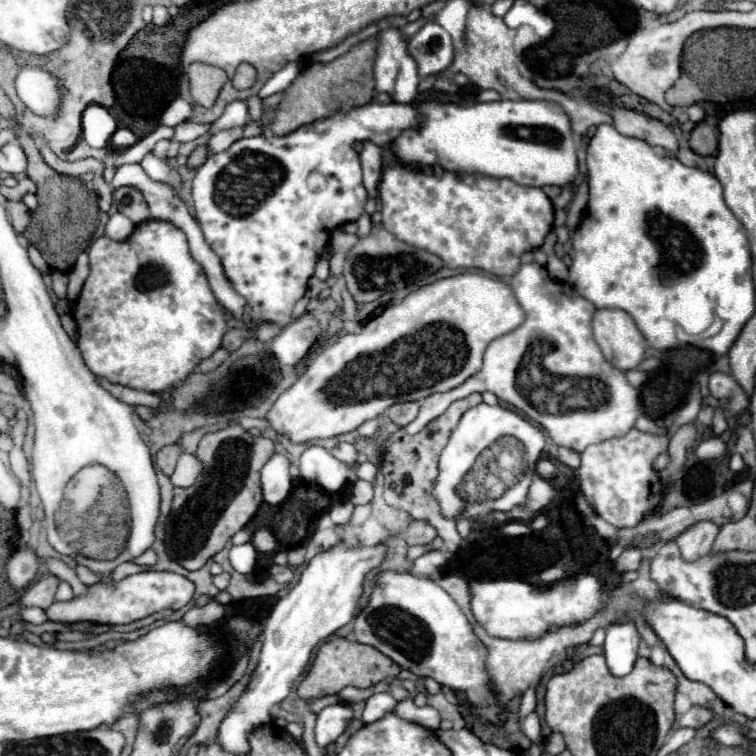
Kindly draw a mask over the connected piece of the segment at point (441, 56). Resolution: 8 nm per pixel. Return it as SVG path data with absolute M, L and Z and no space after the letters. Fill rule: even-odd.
M435 21L425 23L407 45L407 51L417 63L419 77L439 75L453 63L453 43L451 35Z

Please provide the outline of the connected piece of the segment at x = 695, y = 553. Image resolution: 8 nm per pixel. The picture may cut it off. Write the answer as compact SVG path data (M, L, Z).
M699 521L695 525L691 525L689 529L685 529L675 541L681 549L683 559L687 561L695 561L703 555L707 555L711 551L711 545L715 541L715 537L719 535L719 525L713 521Z

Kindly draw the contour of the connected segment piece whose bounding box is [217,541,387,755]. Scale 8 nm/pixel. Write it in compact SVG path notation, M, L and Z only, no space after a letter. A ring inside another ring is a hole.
M341 541L335 547L315 555L307 563L299 583L291 587L291 591L283 599L277 601L271 615L267 617L267 627L263 627L263 647L259 665L253 671L245 693L237 699L235 707L227 713L219 727L217 741L223 745L225 751L233 755L249 753L247 733L265 723L271 723L269 711L289 695L293 681L303 673L305 665L309 663L313 647L355 617L365 577L369 575L369 571L377 569L383 563L385 555L385 543L369 547L347 545L345 541Z

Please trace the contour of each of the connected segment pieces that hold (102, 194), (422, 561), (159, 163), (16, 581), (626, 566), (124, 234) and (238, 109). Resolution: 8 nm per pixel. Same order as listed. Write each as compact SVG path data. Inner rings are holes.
M97 173L97 175L95 175L95 179L93 179L91 183L87 183L87 187L99 195L99 209L107 213L107 211L109 211L109 207L111 207L113 187L111 187L109 183L105 183L105 181L103 181L101 173Z
M437 549L437 551L429 551L429 553L425 553L425 555L421 555L419 559L413 561L409 573L411 573L411 575L431 577L431 575L437 573L449 559L451 559L451 555L449 555L447 551L441 551L441 549Z
M151 151L151 153L147 153L147 155L143 157L141 167L143 167L143 171L145 171L153 181L171 185L171 189L175 189L175 191L181 195L181 187L183 187L181 173L179 173L177 167L173 167L167 159L157 157L157 155Z
M21 547L7 563L7 577L15 589L27 587L39 573L39 557L29 547Z
M627 547L621 557L615 561L615 569L619 573L625 573L625 571L635 571L641 563L641 557L643 557L643 551L639 547Z
M115 213L109 217L109 223L105 227L105 235L115 241L123 241L131 235L133 229L135 229L133 221L127 221L127 217L123 217L123 213Z
M233 101L231 105L227 105L225 113L213 123L211 133L217 133L227 127L235 127L235 125L245 125L247 121L249 121L249 113L247 113L245 101Z

